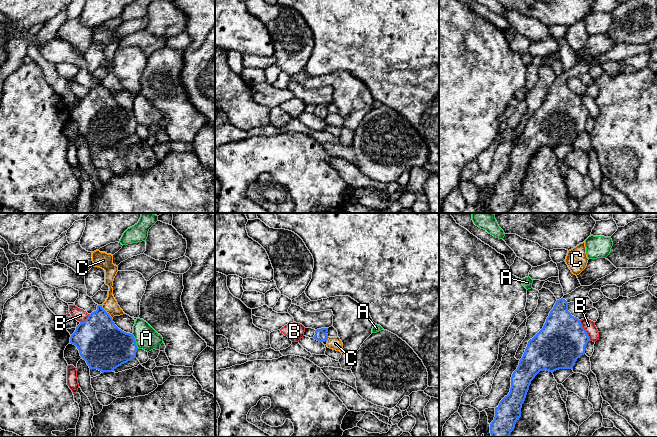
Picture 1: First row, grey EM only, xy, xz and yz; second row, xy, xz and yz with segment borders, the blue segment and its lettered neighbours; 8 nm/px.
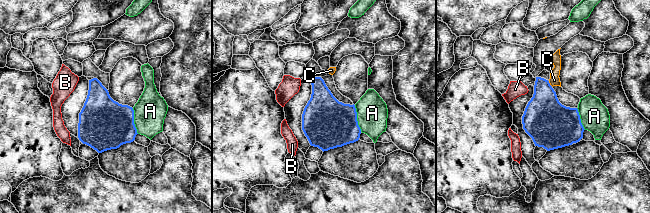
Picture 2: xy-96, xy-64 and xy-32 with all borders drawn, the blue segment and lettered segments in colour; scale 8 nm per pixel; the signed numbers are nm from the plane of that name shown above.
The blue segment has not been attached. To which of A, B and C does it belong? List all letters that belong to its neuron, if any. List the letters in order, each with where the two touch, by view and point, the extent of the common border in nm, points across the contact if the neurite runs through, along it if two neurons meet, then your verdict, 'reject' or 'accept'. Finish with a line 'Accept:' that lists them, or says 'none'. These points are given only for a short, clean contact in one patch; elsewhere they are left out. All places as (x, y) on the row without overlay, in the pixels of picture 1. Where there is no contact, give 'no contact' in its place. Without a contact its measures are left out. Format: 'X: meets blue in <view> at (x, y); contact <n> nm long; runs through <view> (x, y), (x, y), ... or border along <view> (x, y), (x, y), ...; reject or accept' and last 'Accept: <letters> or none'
A: meets blue in xy at (135, 117); contact 140 nm long; border along xy (132, 109), (138, 124); reject
B: meets blue in yz at (585, 106); contact 190 nm long; border along yz (579, 96), (590, 116); reject
C: meets blue in xy at (106, 88); contact 150 nm long; reject
Accept: none

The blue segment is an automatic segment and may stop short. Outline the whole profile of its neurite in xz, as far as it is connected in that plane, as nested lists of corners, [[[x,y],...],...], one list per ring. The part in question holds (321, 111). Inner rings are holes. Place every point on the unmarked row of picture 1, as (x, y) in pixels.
[[[321,104],[321,105],[317,105],[315,107],[315,111],[314,111],[314,115],[322,118],[325,121],[326,127],[325,127],[325,131],[328,132],[329,134],[339,137],[339,135],[341,134],[342,129],[340,127],[336,127],[333,125],[330,125],[327,123],[327,116],[328,116],[328,104]]]

